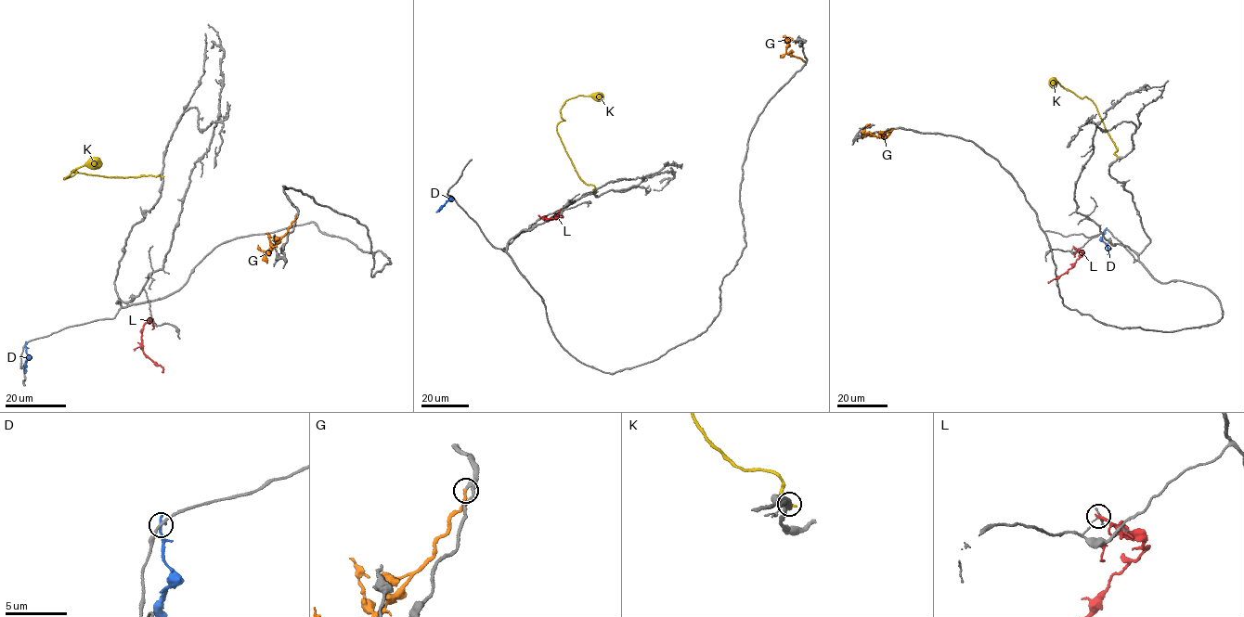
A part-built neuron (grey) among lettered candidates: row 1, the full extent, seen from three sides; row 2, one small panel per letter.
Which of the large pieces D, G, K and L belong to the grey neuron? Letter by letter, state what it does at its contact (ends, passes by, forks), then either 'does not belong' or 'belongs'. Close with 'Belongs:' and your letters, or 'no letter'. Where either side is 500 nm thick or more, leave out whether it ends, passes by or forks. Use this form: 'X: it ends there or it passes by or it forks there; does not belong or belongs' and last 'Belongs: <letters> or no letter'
D: it ends there; does not belong
G: it ends there; belongs
K: it ends there; does not belong
L: it ends there; does not belong
Belongs: G

